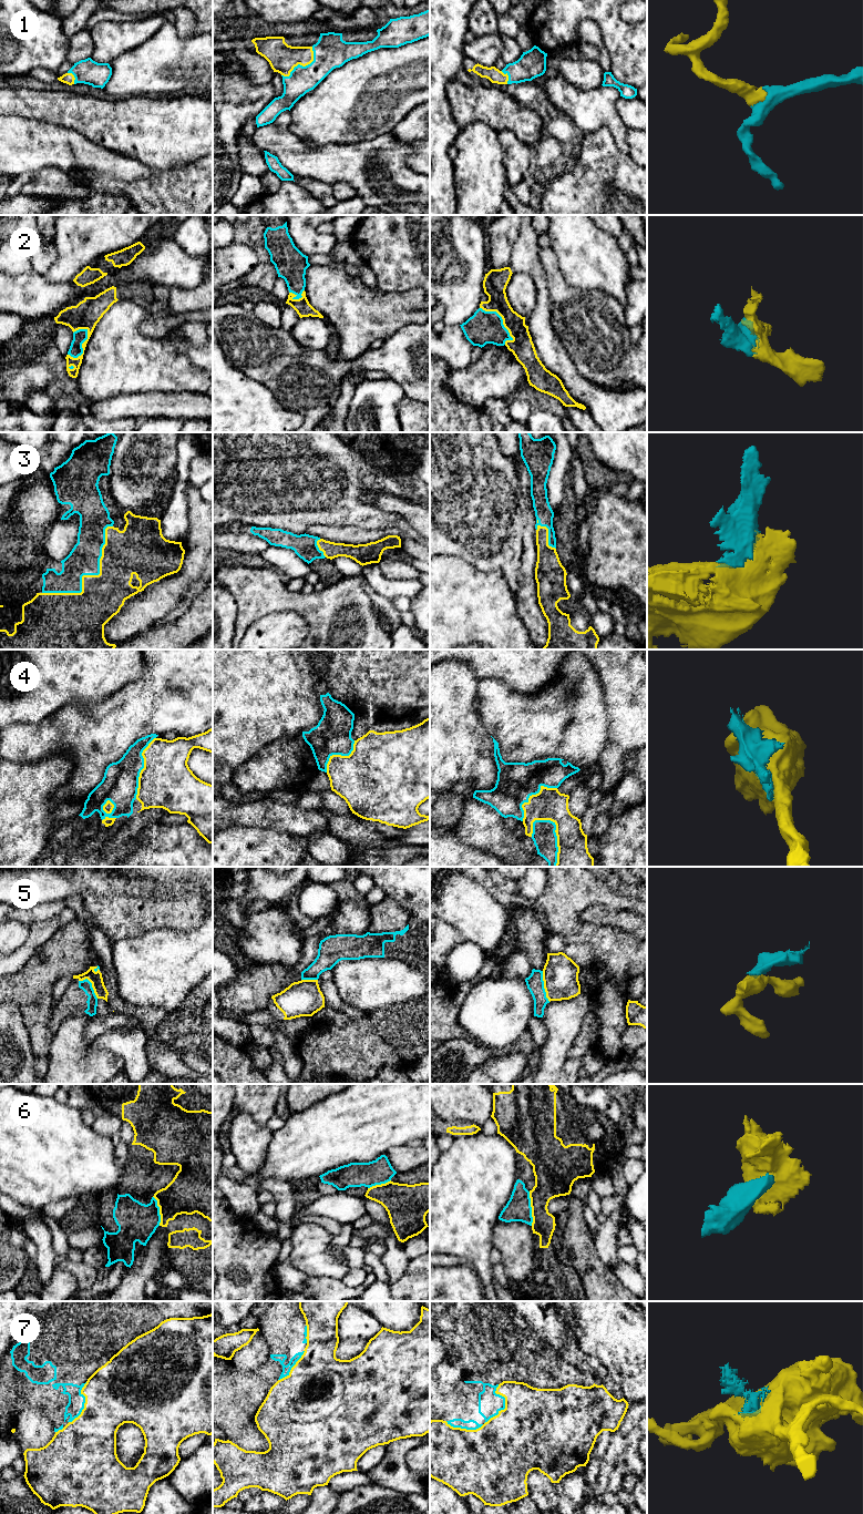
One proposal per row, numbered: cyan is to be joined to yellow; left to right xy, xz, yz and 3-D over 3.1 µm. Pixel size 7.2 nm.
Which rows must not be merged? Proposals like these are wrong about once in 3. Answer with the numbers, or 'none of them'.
4, 5, 6, 7

